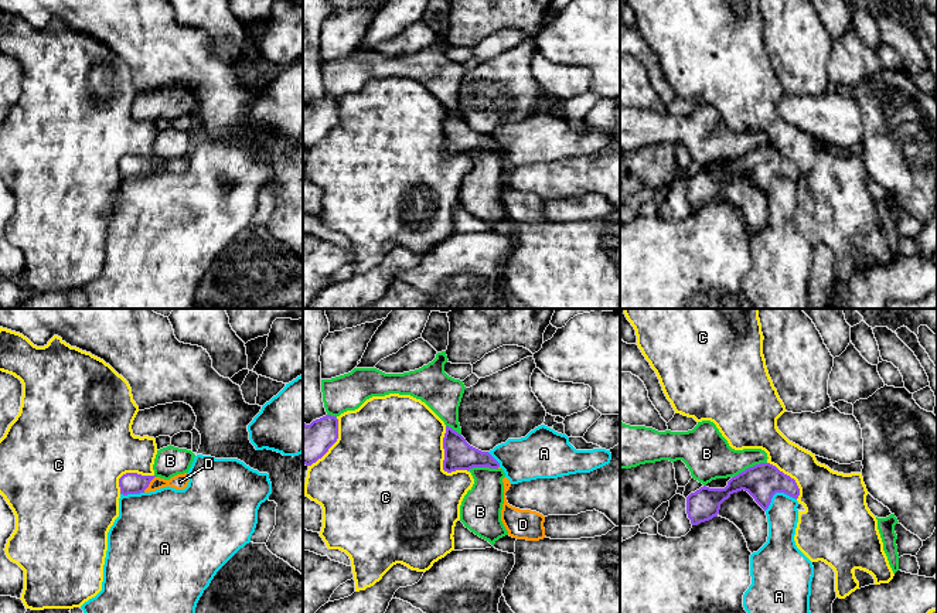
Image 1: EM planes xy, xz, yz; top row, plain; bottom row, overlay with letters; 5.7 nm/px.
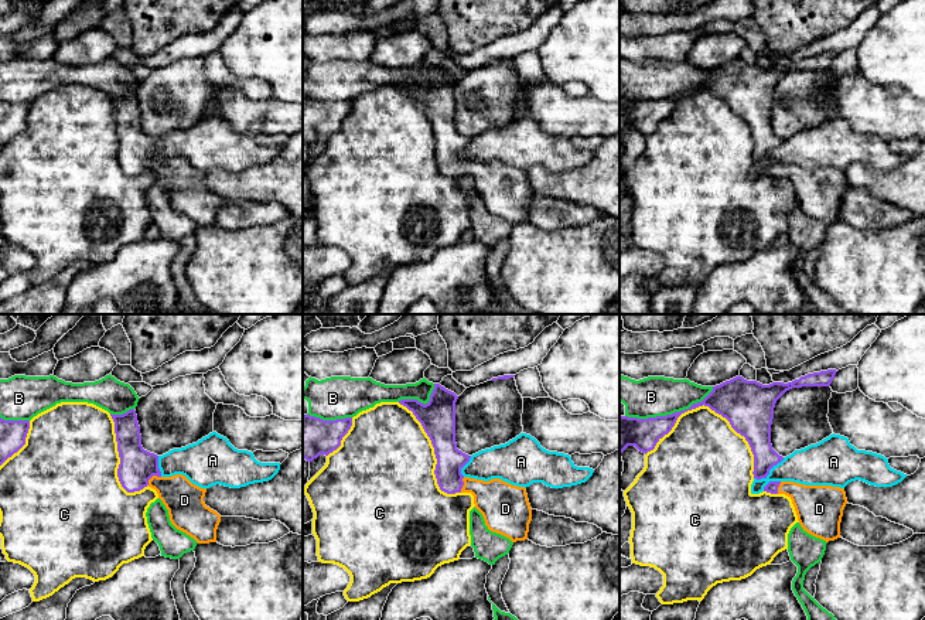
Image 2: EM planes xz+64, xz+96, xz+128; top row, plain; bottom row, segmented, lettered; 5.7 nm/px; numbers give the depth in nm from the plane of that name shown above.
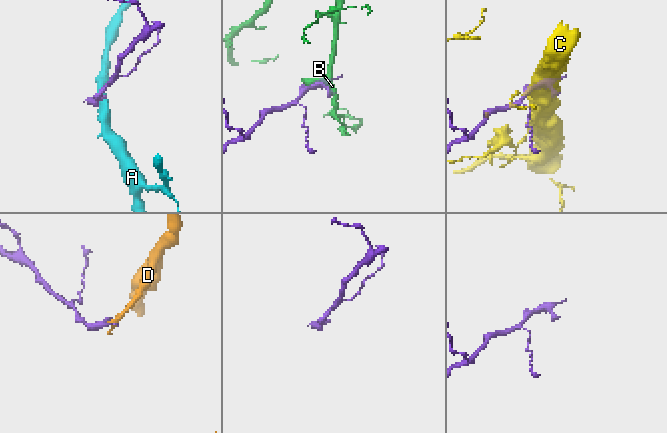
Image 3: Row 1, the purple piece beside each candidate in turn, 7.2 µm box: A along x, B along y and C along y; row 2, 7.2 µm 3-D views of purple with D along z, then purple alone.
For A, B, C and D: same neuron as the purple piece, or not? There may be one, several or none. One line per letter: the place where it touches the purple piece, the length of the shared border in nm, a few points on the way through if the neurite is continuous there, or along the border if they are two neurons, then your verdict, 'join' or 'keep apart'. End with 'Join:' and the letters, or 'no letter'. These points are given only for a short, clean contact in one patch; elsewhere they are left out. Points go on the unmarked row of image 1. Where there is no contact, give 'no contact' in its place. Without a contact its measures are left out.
A: yz (777, 174) | 200 nm | along yz (796, 181), (776, 176), (765, 193) | keep apart
B: yz (749, 150) | 220 nm | keep apart
C: xz (443, 143) | 300 nm | keep apart
D: xy (149, 166) | 120 nm | across xy (130, 166), (149, 166), (180, 164) | join
Join: D

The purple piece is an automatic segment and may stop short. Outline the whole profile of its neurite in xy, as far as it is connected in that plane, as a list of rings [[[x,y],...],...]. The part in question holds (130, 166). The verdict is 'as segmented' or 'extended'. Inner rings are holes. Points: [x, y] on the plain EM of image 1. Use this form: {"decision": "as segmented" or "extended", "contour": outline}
{"decision": "extended", "contour": [[[126,156],[119,161],[120,177],[140,177],[160,173],[163,170],[173,170],[176,173],[184,173],[188,168],[188,157],[177,157],[170,163],[164,163],[156,159],[142,159],[137,156]]]}

